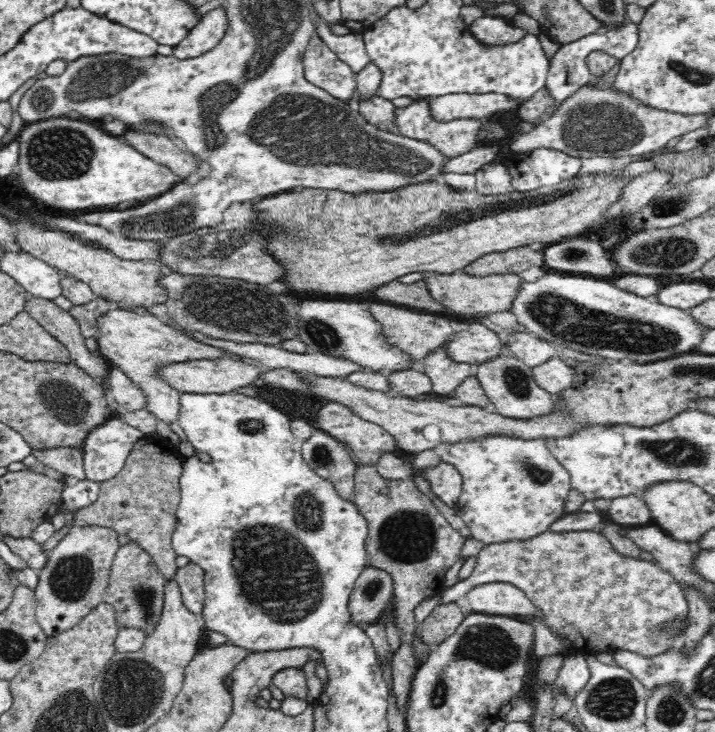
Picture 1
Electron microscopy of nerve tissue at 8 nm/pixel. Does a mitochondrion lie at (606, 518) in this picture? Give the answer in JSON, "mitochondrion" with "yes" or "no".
{"mitochondrion":"no"}

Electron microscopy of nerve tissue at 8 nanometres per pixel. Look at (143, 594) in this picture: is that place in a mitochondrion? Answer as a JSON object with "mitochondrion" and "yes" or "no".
{"mitochondrion":"yes"}

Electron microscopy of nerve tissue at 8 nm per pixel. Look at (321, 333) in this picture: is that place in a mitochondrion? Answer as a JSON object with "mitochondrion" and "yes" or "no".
{"mitochondrion":"yes"}

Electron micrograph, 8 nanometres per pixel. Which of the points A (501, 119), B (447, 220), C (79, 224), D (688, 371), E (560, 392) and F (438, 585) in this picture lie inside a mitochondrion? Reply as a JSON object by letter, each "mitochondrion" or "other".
{"A":"other","B":"mitochondrion","C":"other","D":"mitochondrion","E":"other","F":"other"}

